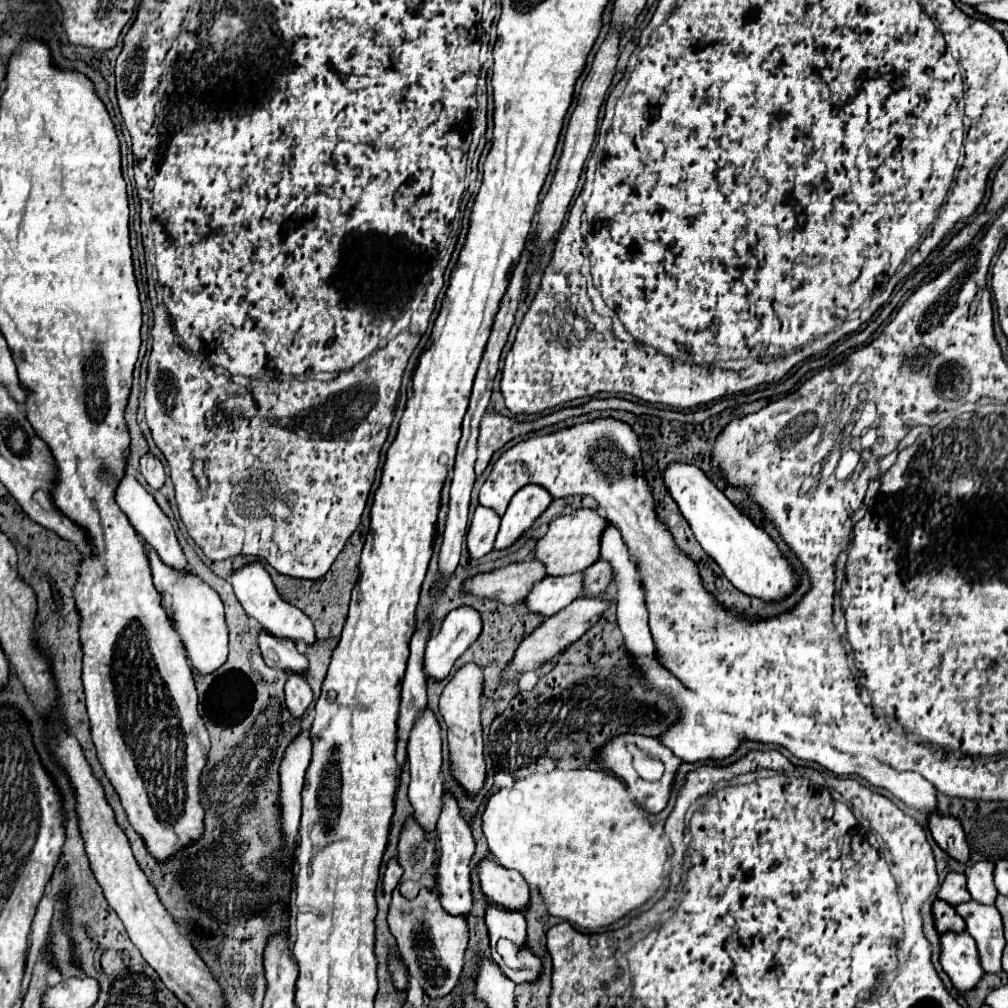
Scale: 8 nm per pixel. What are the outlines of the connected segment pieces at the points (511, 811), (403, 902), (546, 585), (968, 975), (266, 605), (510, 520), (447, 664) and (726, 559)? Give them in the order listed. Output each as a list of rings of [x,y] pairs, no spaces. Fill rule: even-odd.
[[[573,769],[573,771],[551,771],[551,773],[545,773],[545,775],[533,775],[533,777],[527,777],[527,779],[519,779],[515,781],[515,785],[511,787],[511,799],[509,799],[509,789],[499,789],[495,795],[489,797],[487,805],[485,805],[485,811],[481,815],[481,821],[483,821],[483,835],[489,843],[489,851],[493,853],[493,857],[503,865],[503,867],[511,867],[515,871],[519,871],[525,881],[529,885],[535,885],[539,887],[541,895],[543,895],[543,901],[545,901],[545,907],[551,915],[555,917],[561,917],[569,923],[577,923],[577,927],[583,927],[583,929],[595,929],[595,927],[605,927],[605,925],[611,925],[615,923],[617,919],[621,919],[623,915],[627,915],[629,911],[641,907],[653,893],[655,889],[659,887],[661,883],[661,877],[663,877],[663,865],[667,861],[667,841],[665,837],[657,837],[651,823],[647,821],[647,815],[643,809],[639,809],[631,799],[629,799],[629,793],[625,789],[625,785],[609,775],[609,773],[603,773],[603,771],[593,771],[593,769]]]
[[[435,875],[435,887],[433,889],[421,887],[415,899],[405,899],[399,893],[399,889],[395,889],[389,917],[387,917],[391,933],[397,939],[399,953],[405,959],[411,977],[433,999],[445,997],[455,989],[463,969],[463,953],[469,941],[469,925],[465,917],[447,913],[439,897],[441,895],[437,889],[437,875]]]
[[[573,573],[565,577],[545,577],[537,581],[523,603],[533,613],[543,613],[551,617],[561,609],[565,609],[579,595],[581,595],[581,573]]]
[[[969,933],[941,935],[941,965],[961,993],[975,989],[985,975],[975,939]]]
[[[261,561],[247,563],[241,569],[235,569],[229,575],[229,583],[233,585],[233,591],[235,591],[237,599],[241,601],[243,609],[247,611],[247,615],[257,619],[259,625],[265,631],[269,631],[269,633],[273,633],[277,637],[289,637],[293,641],[297,641],[297,639],[305,639],[307,643],[315,641],[315,631],[313,631],[311,619],[305,613],[301,613],[295,605],[283,601],[281,595],[277,595],[277,589],[275,589],[275,585],[271,581],[271,575],[265,571],[265,565]]]
[[[529,483],[517,491],[501,519],[501,529],[497,533],[495,549],[509,547],[525,529],[531,527],[531,523],[547,509],[551,503],[551,495],[545,487]]]
[[[475,607],[453,609],[427,643],[425,673],[437,681],[447,677],[453,663],[481,635],[481,629],[481,613]]]
[[[675,463],[673,467],[665,469],[665,485],[669,487],[669,493],[673,495],[705,553],[715,559],[725,577],[739,591],[765,601],[777,601],[795,589],[797,575],[771,537],[745,513],[741,513],[699,467]]]

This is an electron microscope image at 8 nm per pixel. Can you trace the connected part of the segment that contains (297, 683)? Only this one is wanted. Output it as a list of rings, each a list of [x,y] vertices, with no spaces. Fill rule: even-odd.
[[[289,671],[287,675],[289,675],[287,683],[285,683],[287,709],[293,713],[293,717],[301,717],[311,703],[311,687],[303,673]]]

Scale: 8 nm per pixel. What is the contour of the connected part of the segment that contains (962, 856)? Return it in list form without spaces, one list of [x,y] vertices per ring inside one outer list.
[[[933,813],[929,815],[929,829],[933,833],[933,839],[949,857],[953,857],[959,863],[967,863],[971,859],[969,845],[965,841],[965,833],[959,819],[941,817],[939,813]]]

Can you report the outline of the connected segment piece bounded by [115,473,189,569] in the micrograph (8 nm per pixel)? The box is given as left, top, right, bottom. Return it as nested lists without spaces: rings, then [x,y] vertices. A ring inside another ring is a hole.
[[[125,473],[119,481],[117,481],[117,491],[115,491],[115,499],[117,499],[117,505],[121,507],[121,511],[127,515],[129,523],[135,527],[135,531],[161,555],[161,559],[177,569],[189,569],[187,561],[185,561],[185,555],[177,543],[177,537],[175,537],[175,531],[173,531],[173,525],[171,521],[167,519],[167,515],[161,511],[161,507],[155,503],[153,495],[145,491],[145,487],[129,473]]]

